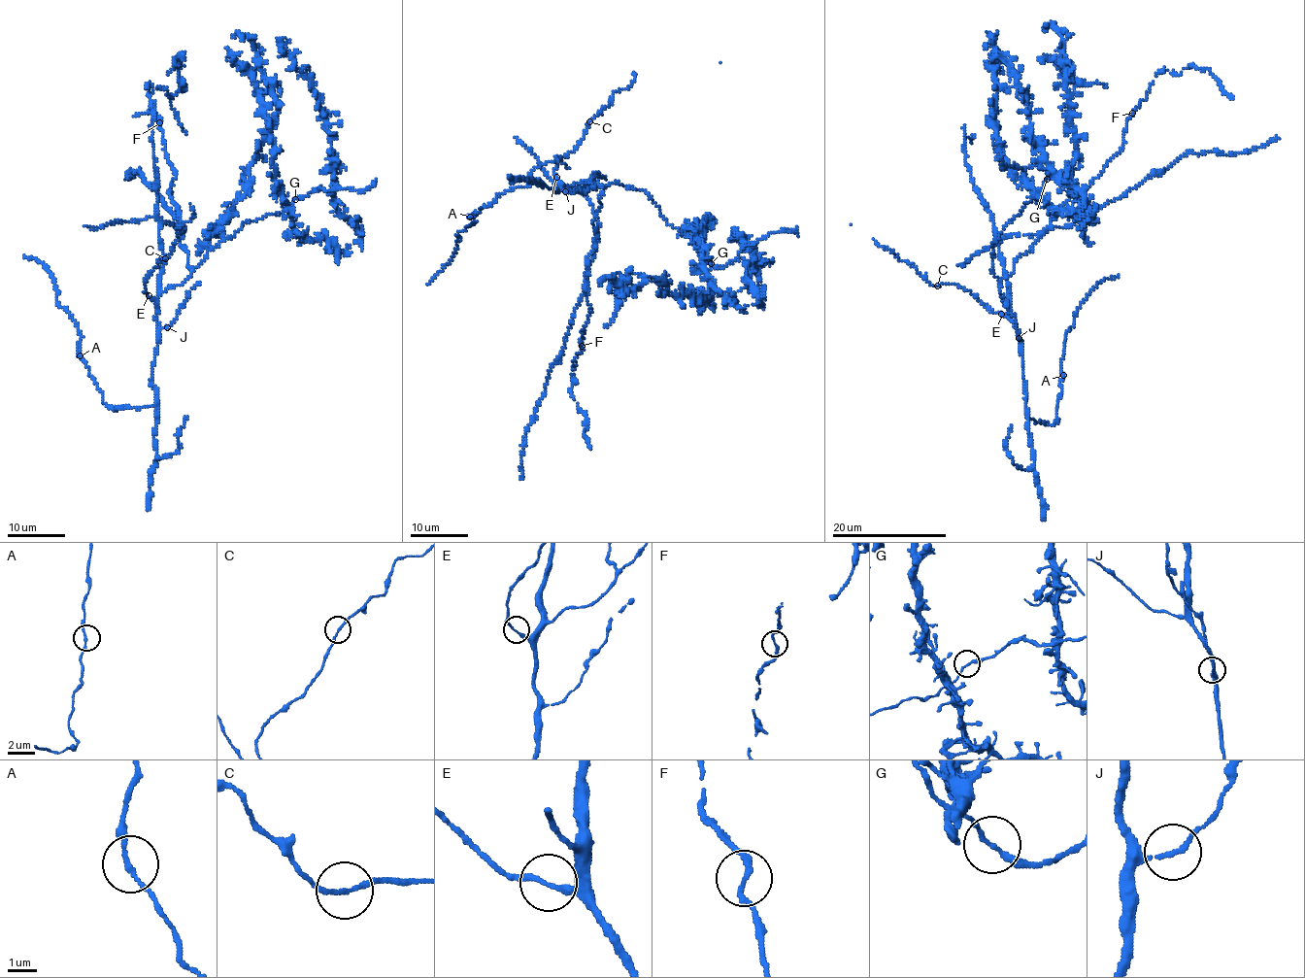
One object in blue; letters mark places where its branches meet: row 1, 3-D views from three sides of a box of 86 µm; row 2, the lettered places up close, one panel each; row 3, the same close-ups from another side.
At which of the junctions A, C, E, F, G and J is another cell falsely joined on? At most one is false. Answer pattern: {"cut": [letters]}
{"cut": []}

